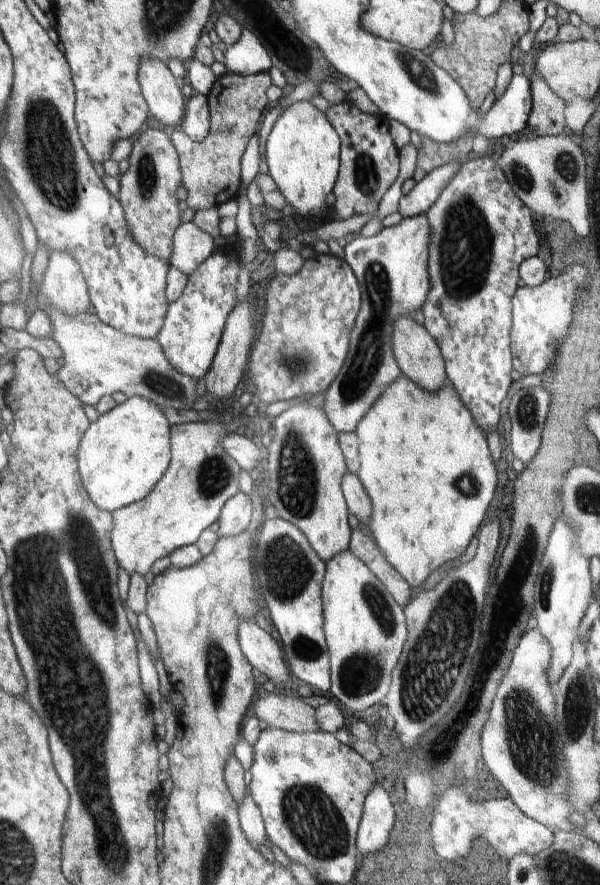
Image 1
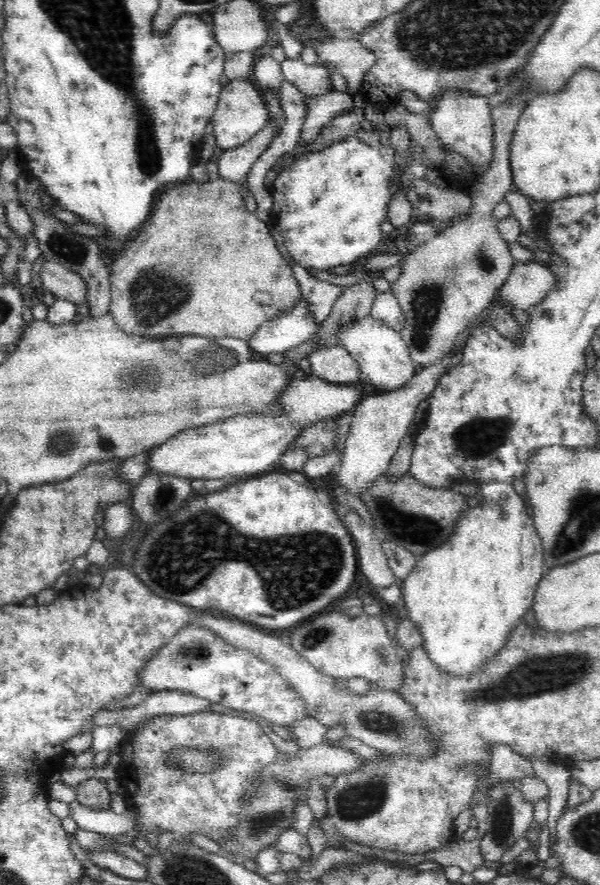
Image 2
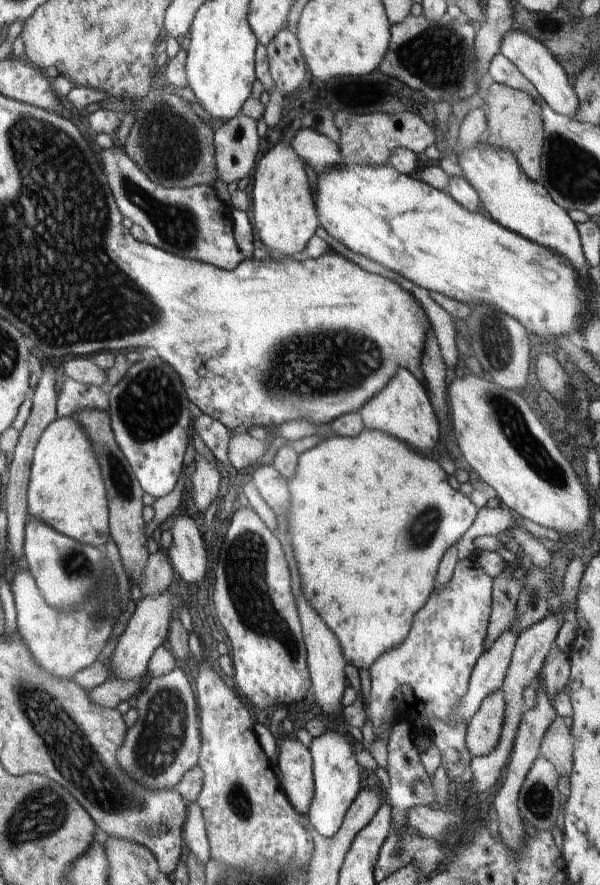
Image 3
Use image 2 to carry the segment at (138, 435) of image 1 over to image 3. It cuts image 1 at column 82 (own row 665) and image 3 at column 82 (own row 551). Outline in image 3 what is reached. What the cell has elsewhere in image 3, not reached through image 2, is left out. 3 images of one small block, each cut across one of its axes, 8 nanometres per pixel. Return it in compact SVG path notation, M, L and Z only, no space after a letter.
M71 417L53 420L44 429L33 454L26 497L28 515L72 540L98 548L111 535L106 493L94 448L80 424Z

